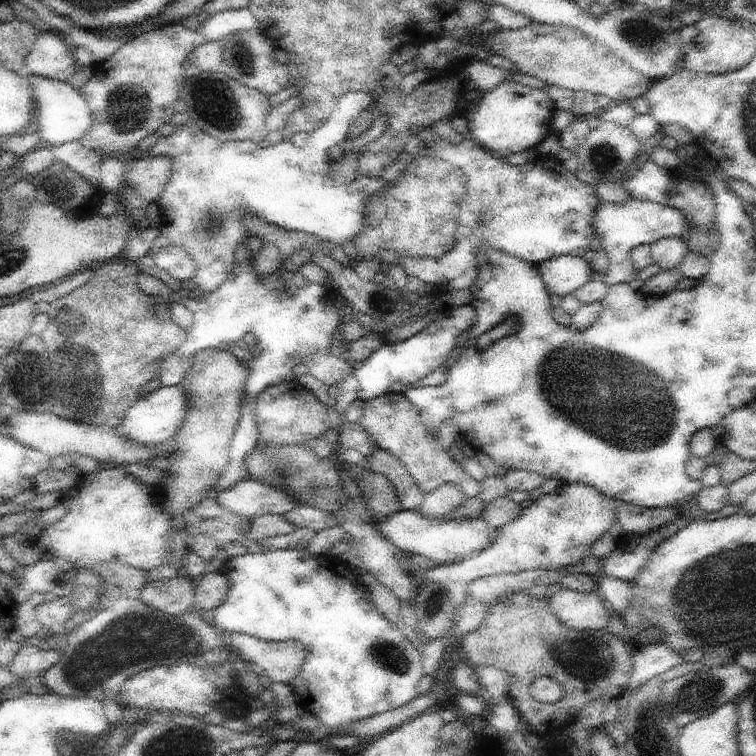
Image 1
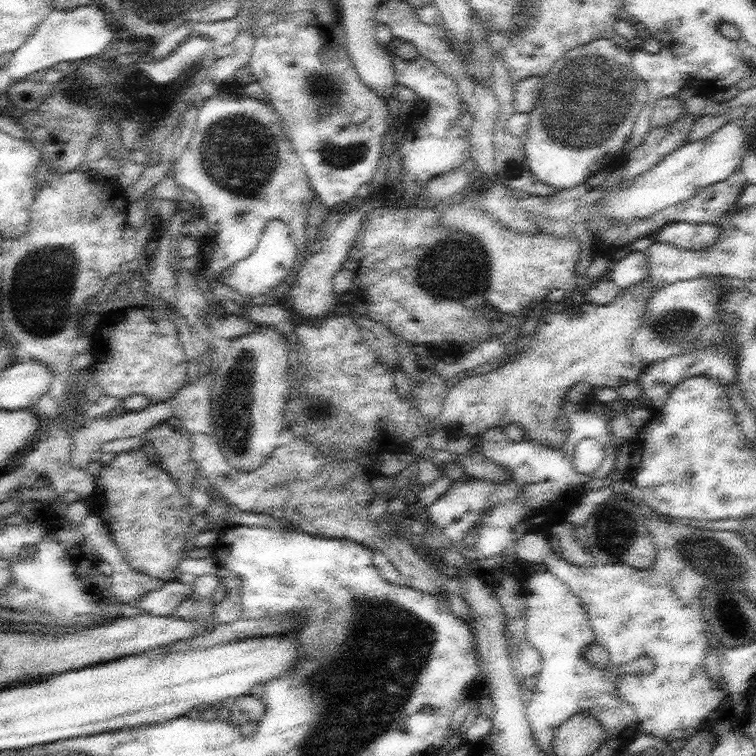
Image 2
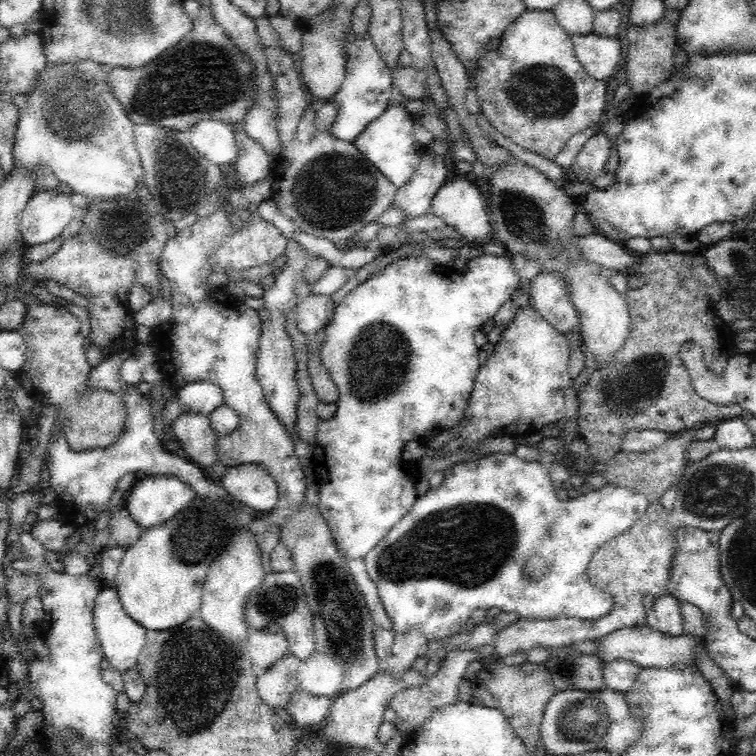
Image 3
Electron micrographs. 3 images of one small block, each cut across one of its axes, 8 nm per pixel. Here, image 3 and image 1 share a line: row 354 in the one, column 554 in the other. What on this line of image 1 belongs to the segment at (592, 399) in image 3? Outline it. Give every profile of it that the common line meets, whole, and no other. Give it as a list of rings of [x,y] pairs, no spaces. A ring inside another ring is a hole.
[[[522,590],[490,606],[484,622],[462,639],[461,649],[476,668],[492,665],[501,671],[513,674],[514,682],[510,685],[509,692],[510,702],[518,710],[521,719],[529,725],[530,731],[539,738],[545,738],[556,736],[566,725],[574,723],[579,712],[584,710],[592,700],[600,696],[607,700],[618,699],[628,686],[636,647],[628,644],[627,641],[622,642],[614,638],[608,630],[579,631],[566,626],[559,621],[546,598],[534,598],[530,592]],[[542,677],[554,679],[563,688],[564,698],[554,703],[550,699],[534,696],[531,692],[532,683]]]

